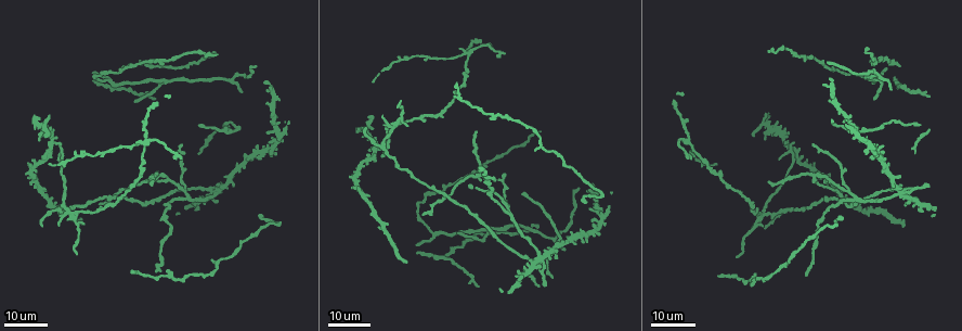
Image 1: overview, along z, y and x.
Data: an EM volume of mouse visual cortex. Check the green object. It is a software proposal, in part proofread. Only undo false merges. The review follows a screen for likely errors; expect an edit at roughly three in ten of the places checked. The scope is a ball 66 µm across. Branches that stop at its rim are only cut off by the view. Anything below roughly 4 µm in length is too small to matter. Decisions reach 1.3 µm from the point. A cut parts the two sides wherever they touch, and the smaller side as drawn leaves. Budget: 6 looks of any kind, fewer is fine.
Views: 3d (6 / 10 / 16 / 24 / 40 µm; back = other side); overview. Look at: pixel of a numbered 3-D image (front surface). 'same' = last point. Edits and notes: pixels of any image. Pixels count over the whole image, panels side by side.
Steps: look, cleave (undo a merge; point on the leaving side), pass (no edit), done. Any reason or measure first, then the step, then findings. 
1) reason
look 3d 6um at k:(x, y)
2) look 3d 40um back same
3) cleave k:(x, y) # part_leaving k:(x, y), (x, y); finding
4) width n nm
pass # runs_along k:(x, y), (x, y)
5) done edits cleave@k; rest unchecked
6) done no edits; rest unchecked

four-way junction
look 3d 24um at 1:(562, 238)

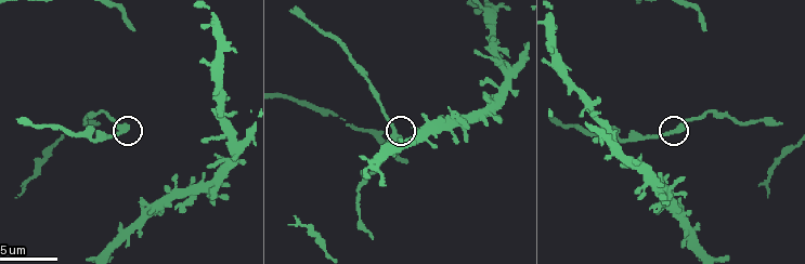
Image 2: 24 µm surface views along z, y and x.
closer look
look 3d 6um at 2:(674, 132)

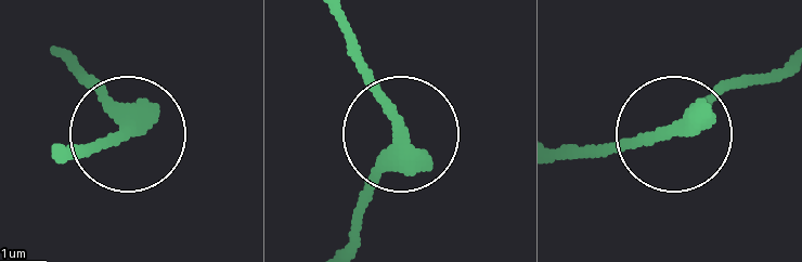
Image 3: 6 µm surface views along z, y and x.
pass # continuous, no second neuron

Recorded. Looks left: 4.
side arm on a straight run
look 3d 16um at 1:(435, 234)

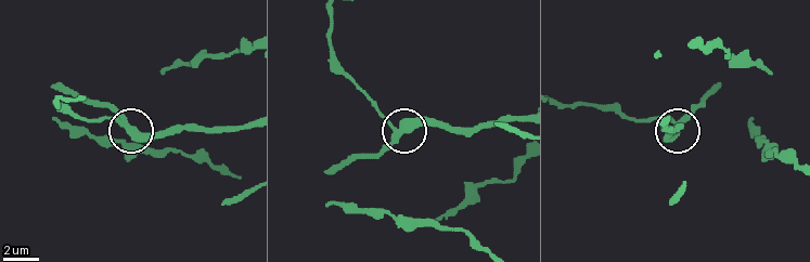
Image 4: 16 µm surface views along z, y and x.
look 3d 6um at 4:(396, 131)

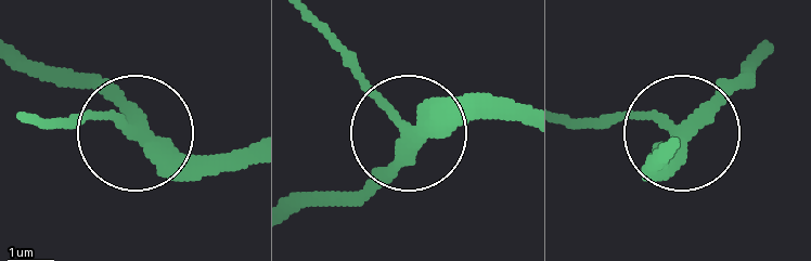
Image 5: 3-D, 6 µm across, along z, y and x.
side_arm 28 um
pass # runs_along 5:(669, 145), (747, 76); continuous, no second neuron

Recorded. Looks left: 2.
looks like a crossing
look 3d 24um at 1:(480, 176)

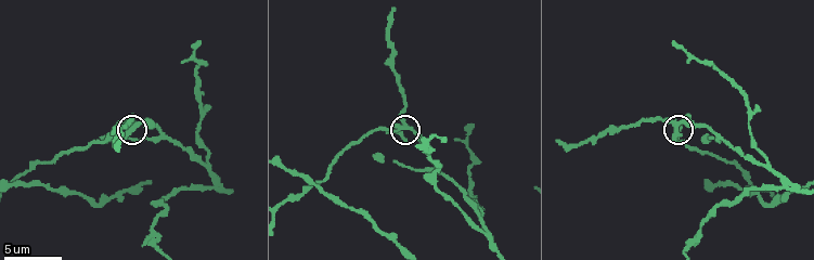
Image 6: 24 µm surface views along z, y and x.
look 3d 6um at 6:(405, 126)

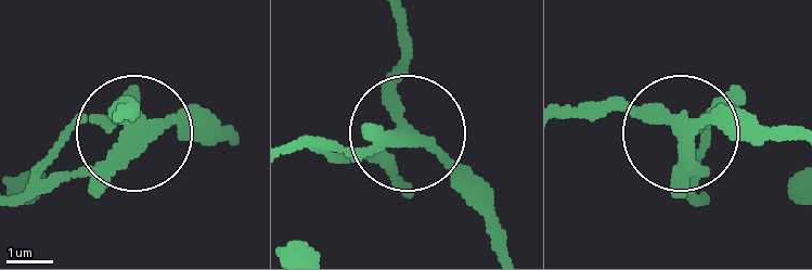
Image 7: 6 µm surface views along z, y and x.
width 280 nm
pass # runs_along 7:(506, 252), (495, 216), (406, 134), (395, 88), (402, 22); continuous, no second neuron

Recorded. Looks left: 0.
done no edits; rest unchecked

